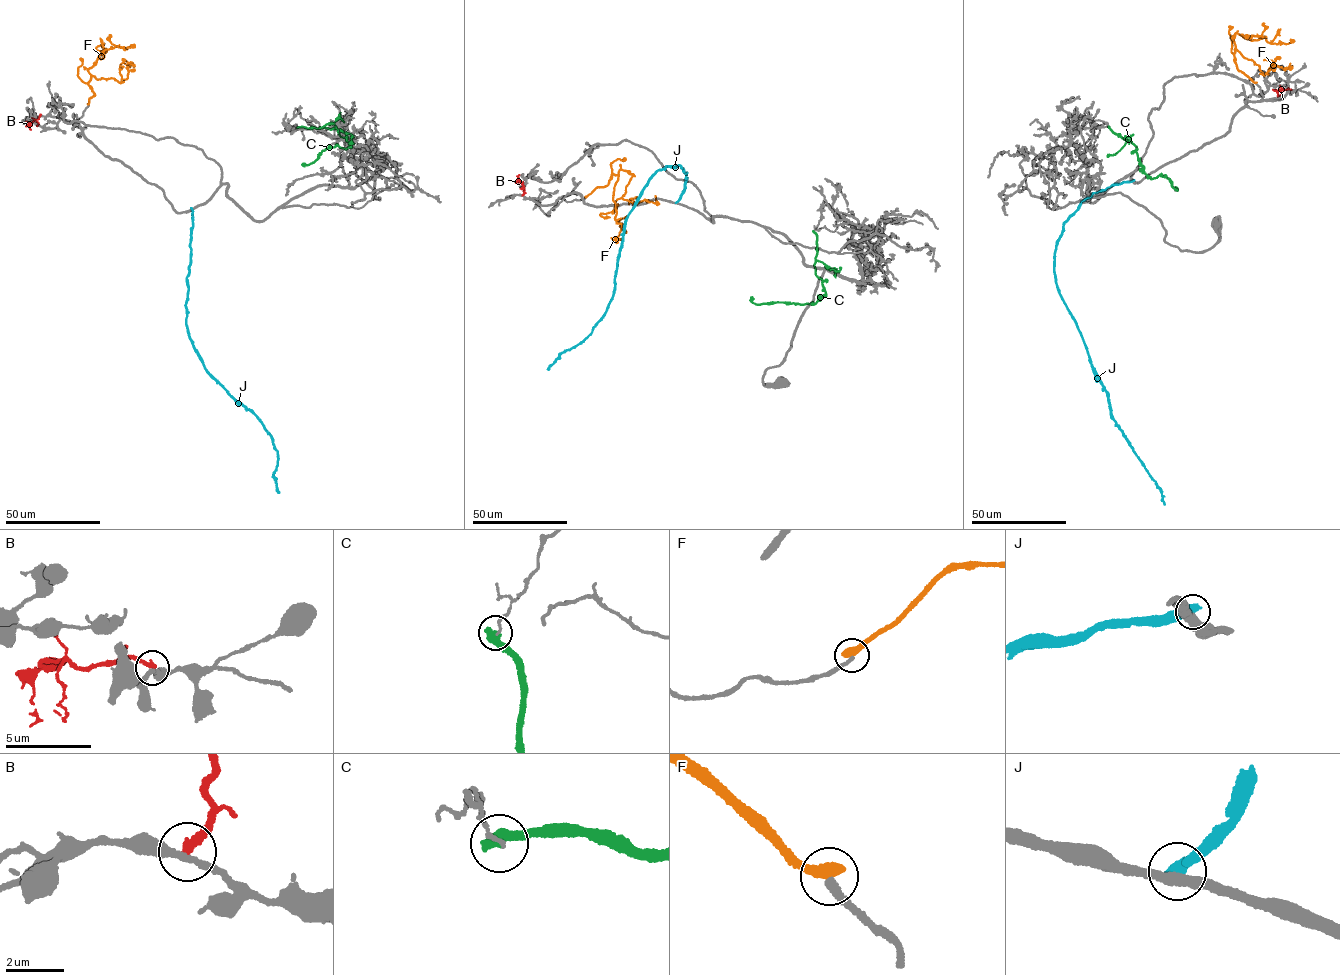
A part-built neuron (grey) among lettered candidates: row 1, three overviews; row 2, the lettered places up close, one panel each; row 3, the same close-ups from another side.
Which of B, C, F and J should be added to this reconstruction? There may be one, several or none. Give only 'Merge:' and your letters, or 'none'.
Merge: none

